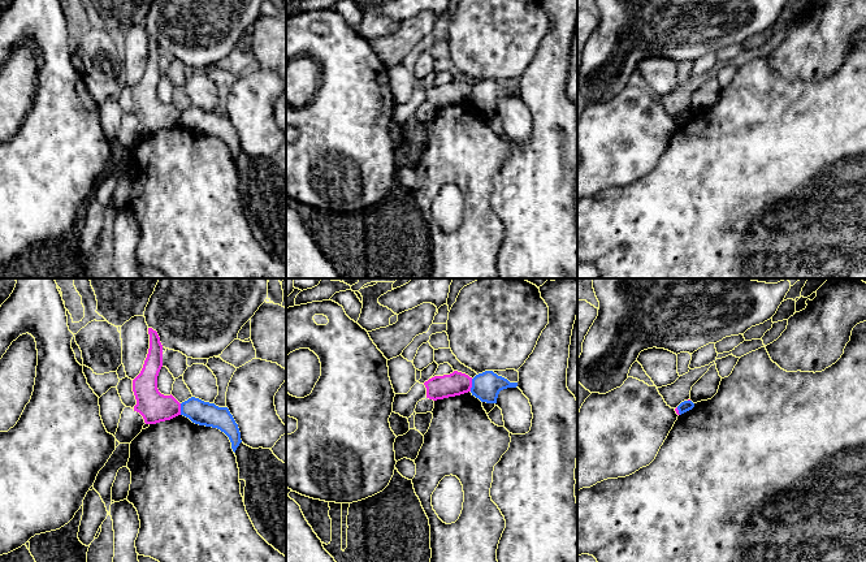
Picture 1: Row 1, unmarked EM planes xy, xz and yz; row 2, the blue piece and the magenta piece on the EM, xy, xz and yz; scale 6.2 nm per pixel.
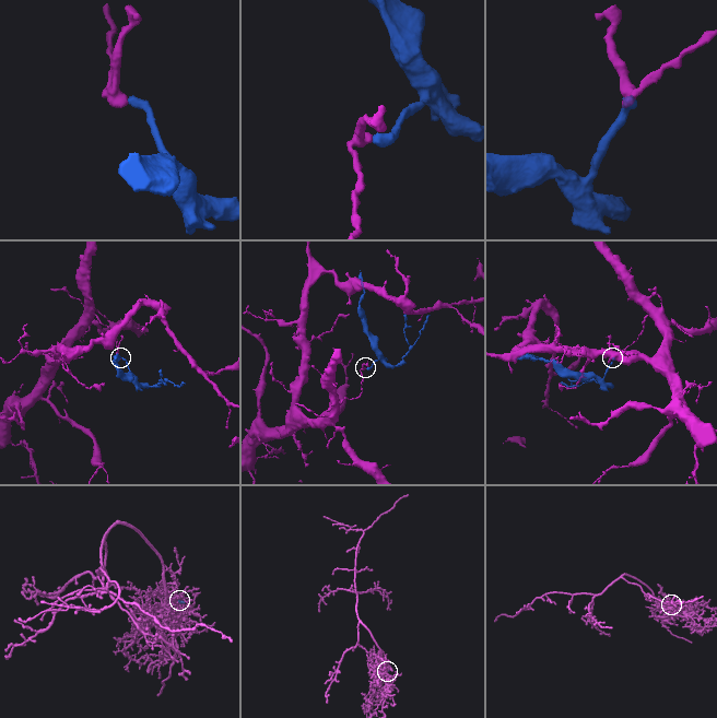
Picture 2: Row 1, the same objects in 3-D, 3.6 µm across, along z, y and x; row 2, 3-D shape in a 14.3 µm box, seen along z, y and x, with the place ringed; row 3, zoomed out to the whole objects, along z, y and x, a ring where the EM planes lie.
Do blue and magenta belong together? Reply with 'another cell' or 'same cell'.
another cell

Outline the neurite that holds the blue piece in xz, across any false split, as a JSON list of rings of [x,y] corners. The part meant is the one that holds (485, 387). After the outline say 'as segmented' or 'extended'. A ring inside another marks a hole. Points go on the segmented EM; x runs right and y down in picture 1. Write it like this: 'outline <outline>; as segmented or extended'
outline [[[485,371],[472,379],[471,393],[481,402],[497,403],[501,390],[516,386],[518,382],[510,382],[507,379],[498,376],[493,371]]]; as segmented

